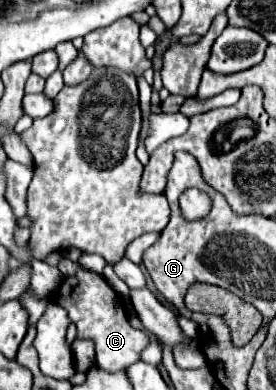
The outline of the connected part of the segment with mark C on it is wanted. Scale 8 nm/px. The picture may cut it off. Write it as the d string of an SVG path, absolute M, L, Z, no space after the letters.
M83 266L77 268L75 276L63 278L63 282L59 284L57 292L53 296L37 296L33 294L33 290L29 288L25 294L21 294L19 302L23 304L23 308L29 312L29 324L35 326L35 322L45 314L45 310L49 308L49 304L57 304L63 306L71 318L71 322L77 326L77 338L87 338L93 340L95 344L95 364L103 370L109 372L117 372L117 370L125 370L129 368L133 362L139 360L141 350L147 346L147 334L133 328L129 324L129 318L121 306L121 302L117 300L117 296L113 296L113 290L107 290L105 278L93 270L87 270Z

